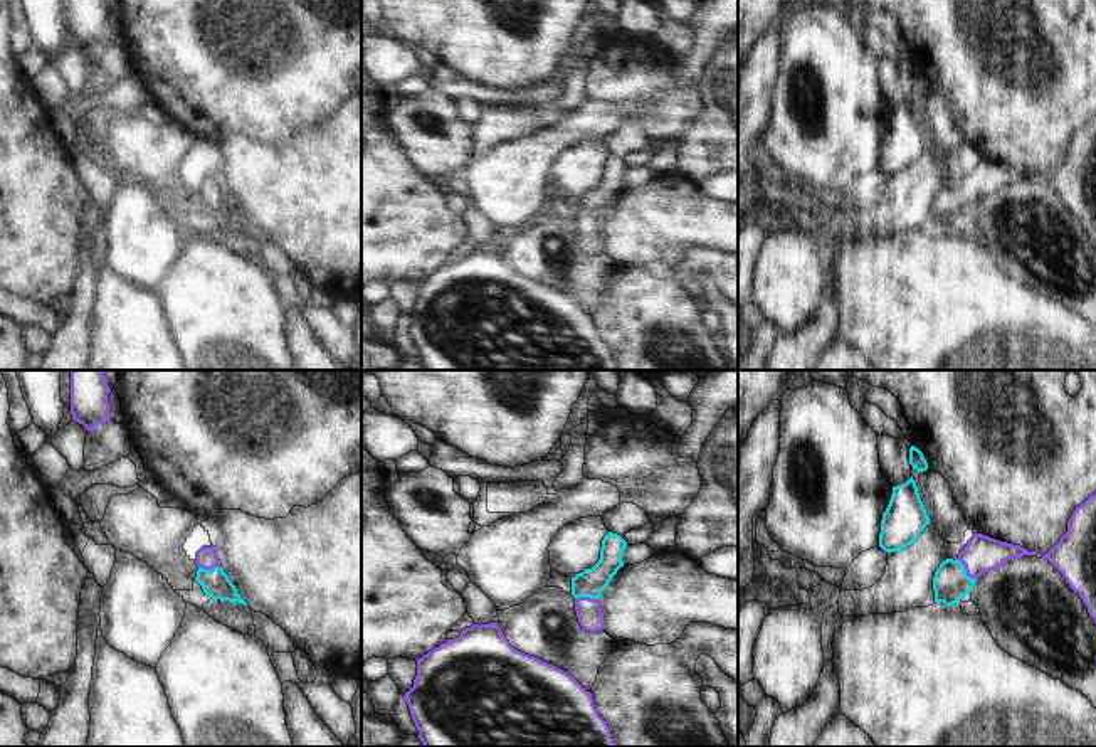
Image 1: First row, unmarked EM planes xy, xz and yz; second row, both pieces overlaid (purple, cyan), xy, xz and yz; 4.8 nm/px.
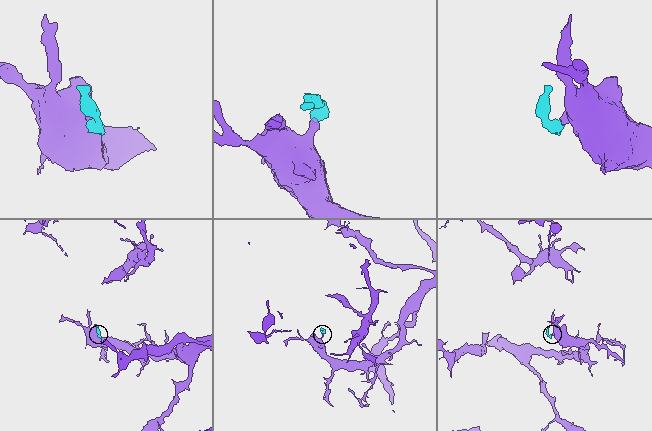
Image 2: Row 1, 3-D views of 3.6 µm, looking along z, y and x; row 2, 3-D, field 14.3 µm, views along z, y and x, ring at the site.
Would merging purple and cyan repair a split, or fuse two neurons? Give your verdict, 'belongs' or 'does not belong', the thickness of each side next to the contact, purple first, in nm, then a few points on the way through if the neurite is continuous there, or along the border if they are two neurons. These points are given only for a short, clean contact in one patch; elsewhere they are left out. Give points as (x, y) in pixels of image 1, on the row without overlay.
belongs | 170/170 nm | across yz (982, 177), (965, 192), (950, 206)

